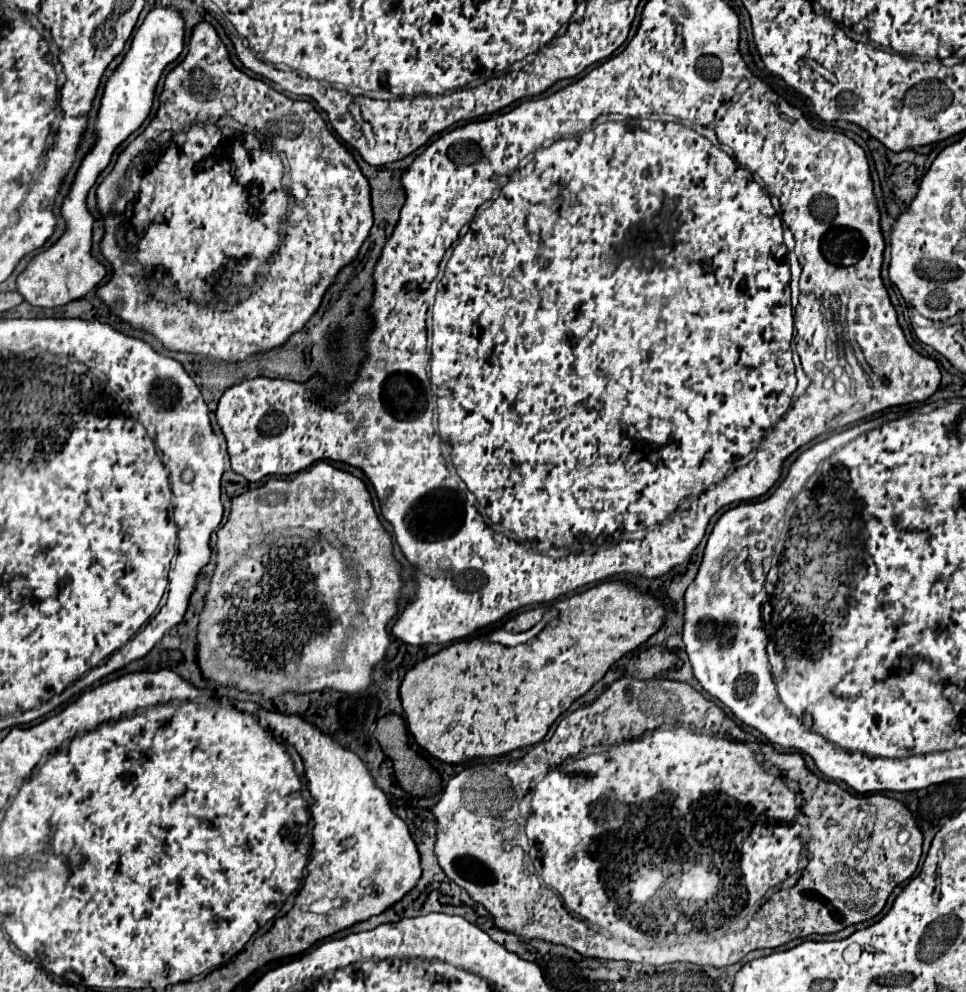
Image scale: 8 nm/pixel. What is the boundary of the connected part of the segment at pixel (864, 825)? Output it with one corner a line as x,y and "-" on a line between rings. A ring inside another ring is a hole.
622,677
622,679
618,679
618,681
614,681
594,703
590,703
590,705
586,705
586,707
580,707
580,709
576,709
576,711
568,714
562,721
560,721
554,735
550,739
550,741
542,741
542,743
538,743
538,745
534,745
532,747
532,751
528,751
522,759
518,759
518,761
506,761
506,759
502,759
502,761
486,761
486,763
476,763
476,765
470,765
470,767
466,767
466,769
462,769
456,777
452,777
448,783
446,783
446,787
442,789
442,795
440,795
440,799
438,799
438,803
430,809
432,811
432,815
434,815
434,819
436,819
436,845
434,845
434,853
438,855
438,863
440,863
440,867
442,867
442,871
448,875
448,879
452,879
456,885
460,885
476,903
480,903
480,905
484,905
484,909
492,915
492,919
494,919
494,925
498,927
498,929
502,929
502,931
508,931
508,933
514,933
514,935
520,935
520,937
524,937
524,939
540,939
540,941
548,941
548,943
556,943
556,945
566,945
566,947
570,947
570,949
574,949
574,951
578,951
582,957
596,957
596,959
614,959
614,961
630,961
630,963
648,963
648,965
654,965
654,967
660,967
660,965
666,965
666,963
676,963
676,961
682,961
682,963
694,963
694,965
708,965
708,967
716,967
716,969
722,969
722,967
728,967
728,965
734,965
734,963
738,963
738,961
742,961
750,951
754,951
754,949
772,949
772,947
780,947
780,945
786,945
788,941
792,941
792,939
800,939
800,937
808,937
808,935
812,935
812,933
820,933
820,935
826,935
826,933
838,933
838,931
842,931
842,929
846,929
846,927
850,927
850,925
856,925
856,923
864,923
864,921
868,921
868,919
874,919
882,909
884,909
884,905
886,905
886,901
888,901
888,897
890,897
890,893
894,891
894,887
896,885
900,885
902,881
906,881
906,879
910,879
912,877
912,873
916,871
916,867
918,867
918,861
920,861
920,855
922,855
922,831
920,831
920,827
918,827
918,823
916,823
916,819
914,819
914,815
908,811
908,807
904,805
904,803
900,803
900,801
896,801
896,799
890,799
890,797
884,797
884,795
880,795
880,793
876,793
876,795
850,795
850,793
846,793
846,791
842,791
836,783
826,783
826,781
818,781
818,779
814,779
814,775
806,769
806,763
804,763
804,759
802,757
794,757
792,755
792,775
796,775
796,783
804,783
804,787
802,787
802,797
804,797
804,805
802,805
802,813
818,813
818,821
808,821
808,827
810,827
810,841
808,841
808,845
806,845
806,849
808,849
808,867
802,871
802,877
798,879
798,883
794,885
794,889
790,889
790,891
778,891
776,895
772,895
762,907
760,907
760,911
756,913
756,917
748,923
748,927
744,929
744,931
738,931
736,933
736,929
738,927
742,927
746,921
748,921
748,915
750,915
750,909
754,907
754,905
758,905
766,895
768,895
768,891
770,889
774,889
774,887
780,887
788,877
792,877
796,871
798,871
798,861
800,861
800,853
802,853
802,847
804,847
804,839
802,839
802,825
800,823
782,823
782,821
794,821
796,819
796,815
798,815
798,807
796,807
796,793
784,783
784,779
782,779
782,771
780,771
780,767
776,767
774,763
768,763
768,759
762,759
762,757
758,757
758,751
760,751
760,743
758,743
758,739
754,737
754,735
750,735
750,733
746,733
748,735
748,741
738,741
740,739
740,733
742,733
742,729
732,721
732,719
728,719
726,715
724,715
724,711
720,709
720,707
716,707
716,703
712,703
710,699
706,699
702,693
698,693
694,687
690,687
688,683
680,683
680,681
668,681
668,679
648,679
648,681
638,681
638,679
632,679
632,677
-
536,775
544,775
538,783
534,783
532,785
532,789
530,789
530,799
532,799
532,815
528,817
528,821
526,821
526,835
528,835
528,845
530,845
530,851
528,851
528,855
530,855
530,859
532,859
532,863
536,865
536,869
538,869
538,863
540,863
540,869
538,869
538,875
542,877
542,881
546,883
546,887
544,887
544,883
536,877
536,875
532,875
532,873
528,873
528,865
526,865
526,853
516,845
516,843
512,843
512,841
507,841
510,839
510,832
502,831
500,833
500,829
504,827
504,823
508,823
506,821
506,817
514,817
518,813
518,806
516,799
514,799
514,791
512,791
512,785
514,785
514,779
524,779
524,783
530,783
530,779
532,777
536,777
-
718,871
730,871
726,877
722,877
722,875
718,875

